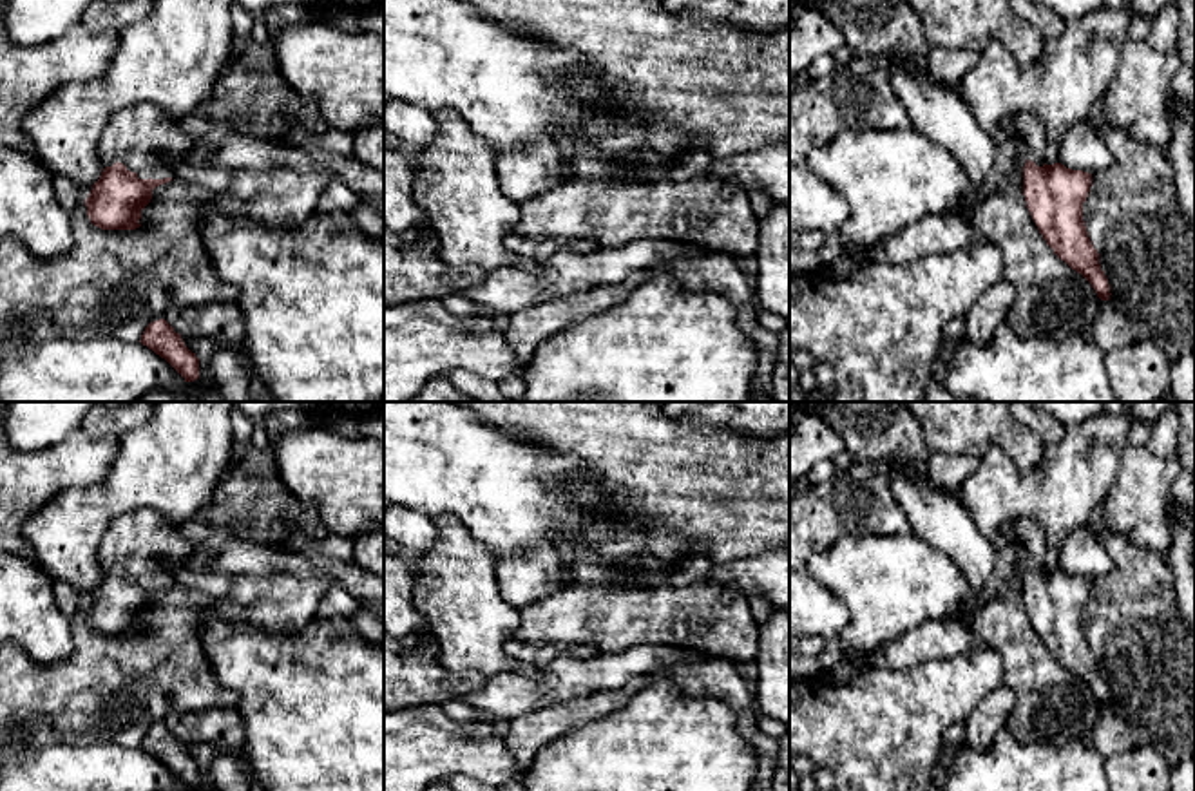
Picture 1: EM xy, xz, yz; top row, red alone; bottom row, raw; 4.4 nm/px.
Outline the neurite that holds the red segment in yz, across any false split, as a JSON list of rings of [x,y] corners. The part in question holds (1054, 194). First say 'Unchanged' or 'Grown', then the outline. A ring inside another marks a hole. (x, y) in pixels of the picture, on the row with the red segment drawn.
Grown. [[[1019,112],[1009,118],[1009,123],[1028,145],[1023,195],[1039,233],[1061,261],[1092,284],[1101,300],[1110,300],[1108,279],[1083,221],[1083,203],[1092,186],[1092,174],[1061,163],[1045,163],[1047,132],[1037,116]]]

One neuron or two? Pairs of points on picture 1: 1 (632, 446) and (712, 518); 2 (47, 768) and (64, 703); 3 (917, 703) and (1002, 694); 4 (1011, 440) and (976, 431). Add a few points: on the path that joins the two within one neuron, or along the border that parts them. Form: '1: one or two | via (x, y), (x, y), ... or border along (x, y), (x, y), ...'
1: one | via (652, 466), (692, 505)
2: two | border along (19, 726), (37, 728), (31, 746), (96, 744)
3: two | border along (1002, 683), (964, 721)
4: one | via (1002, 431), (985, 431)

